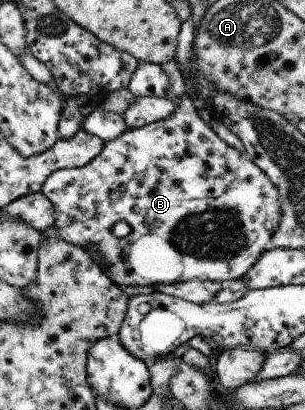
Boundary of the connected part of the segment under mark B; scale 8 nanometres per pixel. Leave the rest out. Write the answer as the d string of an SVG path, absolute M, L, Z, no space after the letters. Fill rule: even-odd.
M171 59L169 63L162 64L163 71L167 73L171 85L167 87L167 99L170 99L177 105L175 113L167 119L156 121L141 127L139 129L128 129L113 141L106 141L103 151L98 155L94 161L87 163L86 166L75 168L65 168L51 174L45 185L40 191L53 203L55 207L55 223L51 225L51 229L55 231L53 237L77 245L83 251L87 251L102 268L106 271L107 277L115 283L115 285L122 286L151 286L155 285L173 285L174 283L181 283L184 281L191 281L198 279L201 281L222 282L226 284L229 280L236 280L249 269L253 267L255 261L263 255L263 253L271 248L271 237L275 233L275 229L279 227L281 221L281 201L279 201L279 191L275 189L275 185L271 183L271 179L251 161L251 158L245 153L239 153L237 149L229 147L213 130L209 127L203 116L198 112L199 110L193 106L193 100L189 99L187 91L185 91L185 79L183 73L179 69L178 63ZM119 221L125 221L130 227L130 232L127 237L118 238L111 233L111 227Z

